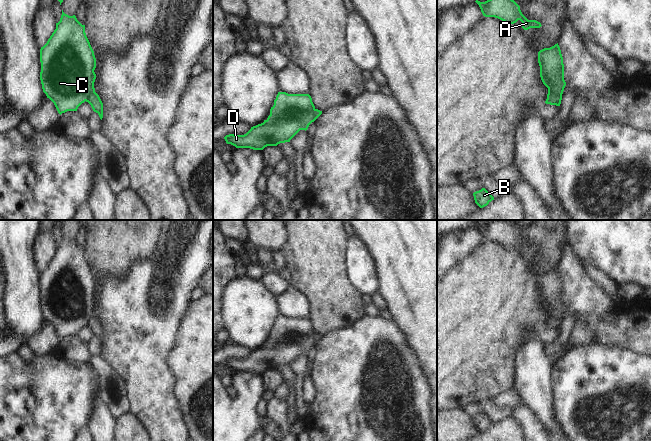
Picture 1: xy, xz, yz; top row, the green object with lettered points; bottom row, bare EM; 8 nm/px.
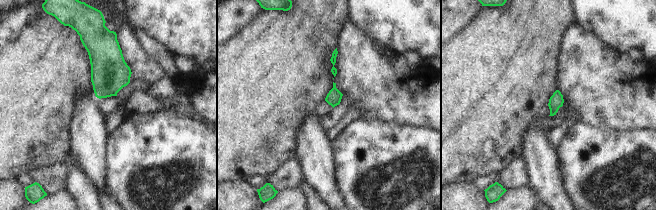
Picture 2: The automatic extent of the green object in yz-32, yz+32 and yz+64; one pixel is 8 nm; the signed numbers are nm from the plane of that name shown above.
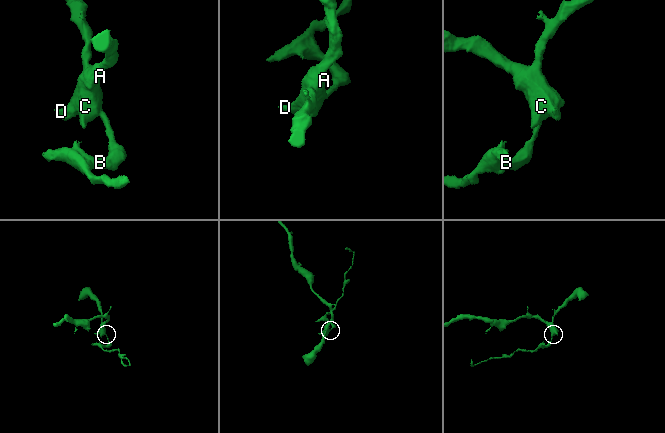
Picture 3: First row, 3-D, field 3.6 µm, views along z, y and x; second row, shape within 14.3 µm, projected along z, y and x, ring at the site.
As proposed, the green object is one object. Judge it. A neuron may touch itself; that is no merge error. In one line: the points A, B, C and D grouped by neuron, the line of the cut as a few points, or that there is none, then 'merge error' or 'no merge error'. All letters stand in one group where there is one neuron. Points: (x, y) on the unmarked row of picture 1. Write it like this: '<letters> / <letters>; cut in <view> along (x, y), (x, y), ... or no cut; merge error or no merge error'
A C D / B; cut in yz along (561, 318), (551, 318), (547, 322); merge error

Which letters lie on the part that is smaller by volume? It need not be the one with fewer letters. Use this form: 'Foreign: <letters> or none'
Foreign: B

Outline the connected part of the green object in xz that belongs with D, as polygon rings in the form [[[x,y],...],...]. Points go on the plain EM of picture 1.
[[[278,316],[270,339],[263,347],[251,351],[244,359],[229,358],[224,363],[236,372],[253,374],[290,366],[300,354],[306,355],[315,345],[314,334],[309,318]]]

